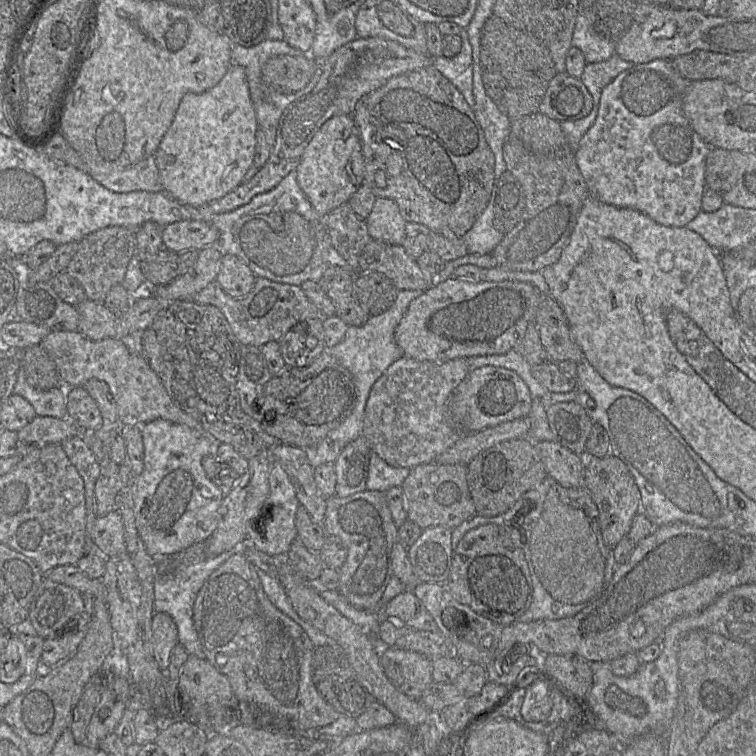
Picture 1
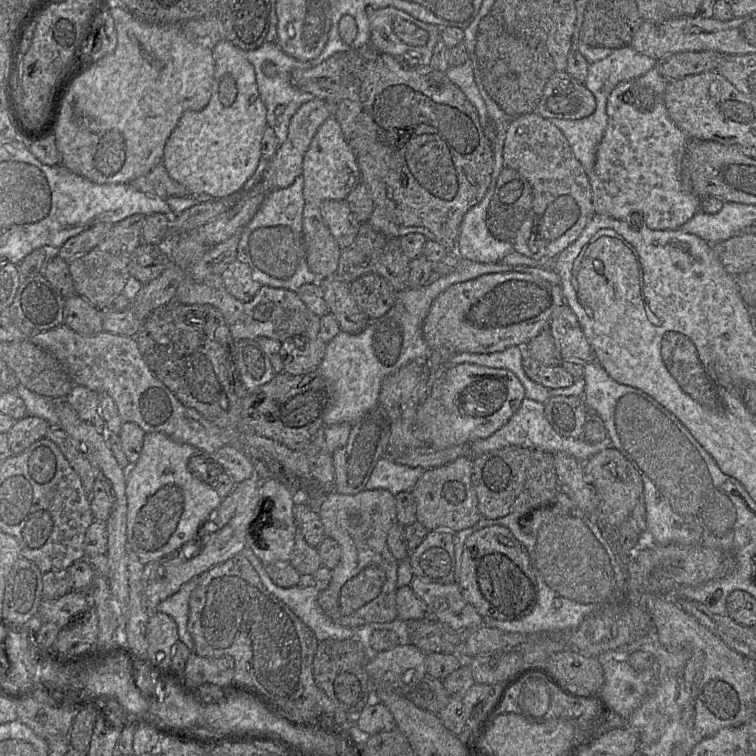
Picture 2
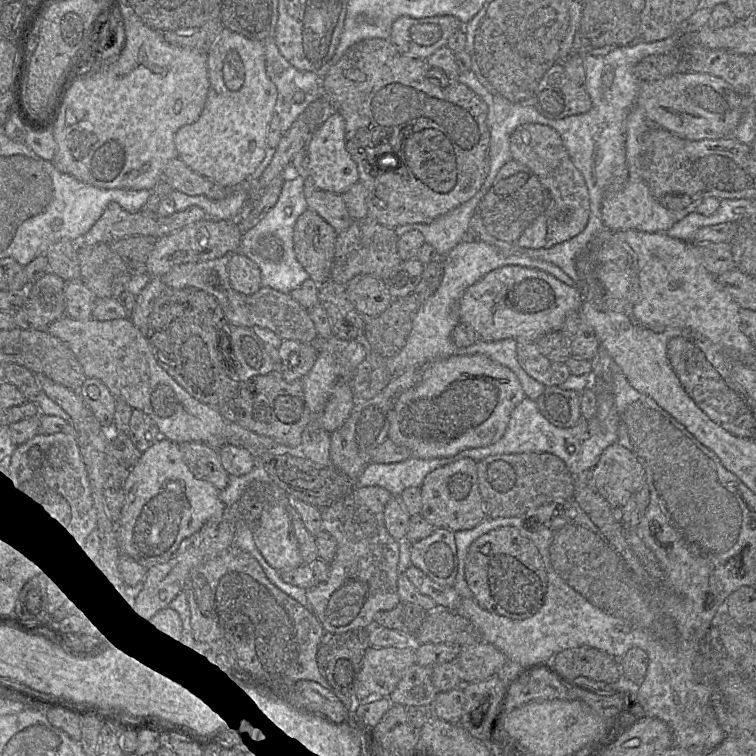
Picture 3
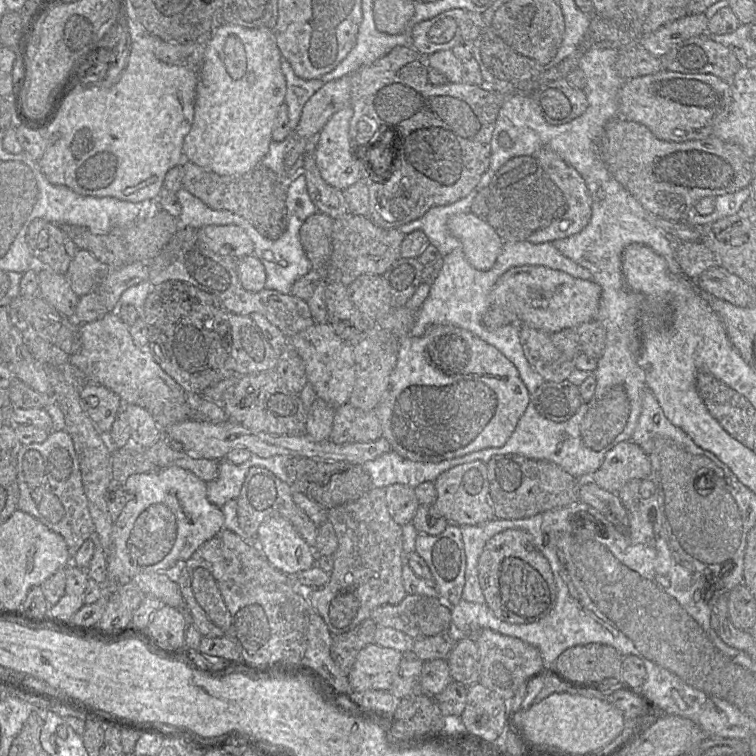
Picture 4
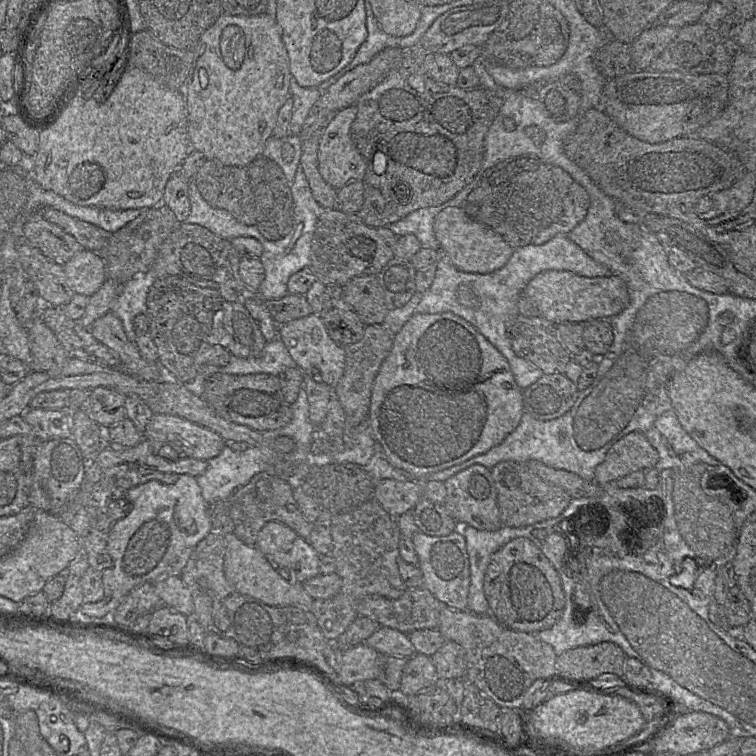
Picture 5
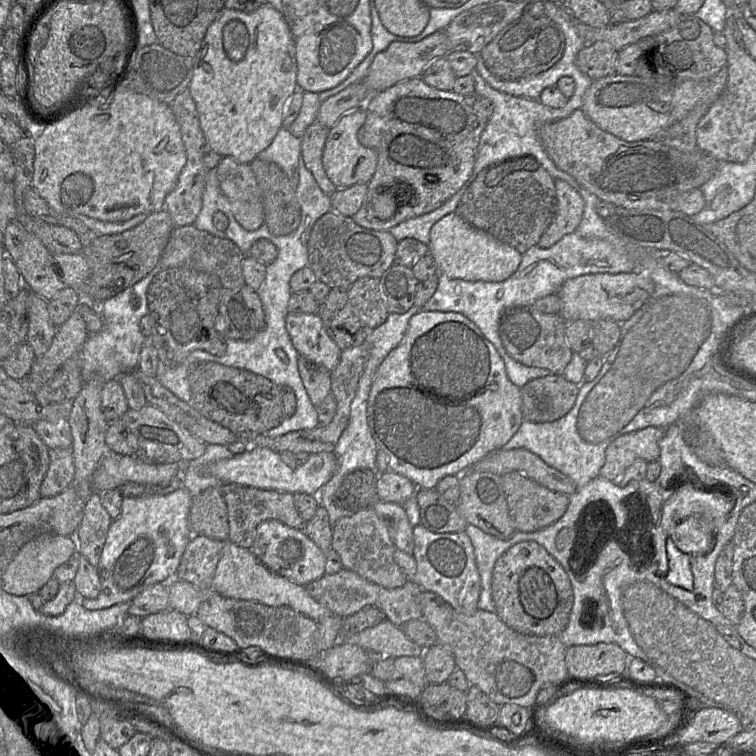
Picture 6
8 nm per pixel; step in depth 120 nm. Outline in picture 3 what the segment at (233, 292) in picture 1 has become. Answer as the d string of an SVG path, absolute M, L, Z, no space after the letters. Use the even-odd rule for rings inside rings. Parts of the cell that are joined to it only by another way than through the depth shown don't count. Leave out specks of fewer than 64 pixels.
M240 252L230 255L229 280L232 288L245 295L252 295L262 288L259 266Z

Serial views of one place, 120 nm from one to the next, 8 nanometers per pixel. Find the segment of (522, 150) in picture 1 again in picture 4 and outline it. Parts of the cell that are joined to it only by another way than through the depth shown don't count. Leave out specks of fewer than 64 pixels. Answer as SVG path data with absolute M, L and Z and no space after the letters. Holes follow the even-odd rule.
M541 147L533 157L538 160L543 170L557 186L555 195L559 210L557 219L553 220L549 226L532 233L526 241L531 244L551 243L579 233L587 226L592 214L590 193L582 176L548 147Z

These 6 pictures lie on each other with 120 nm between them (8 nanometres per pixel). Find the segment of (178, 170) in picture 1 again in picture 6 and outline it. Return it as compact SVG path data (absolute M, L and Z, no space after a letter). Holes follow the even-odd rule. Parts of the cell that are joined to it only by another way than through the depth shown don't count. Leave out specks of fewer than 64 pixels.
M265 3L252 12L243 12L234 9L224 8L217 18L209 25L205 33L200 51L194 58L193 77L189 84L189 92L195 101L199 116L199 122L203 131L206 145L222 157L232 157L242 164L250 164L260 152L265 150L273 141L274 137L282 128L282 122L286 106L298 87L297 81L297 60L295 55L295 45L291 31L283 17L282 12L274 9Z

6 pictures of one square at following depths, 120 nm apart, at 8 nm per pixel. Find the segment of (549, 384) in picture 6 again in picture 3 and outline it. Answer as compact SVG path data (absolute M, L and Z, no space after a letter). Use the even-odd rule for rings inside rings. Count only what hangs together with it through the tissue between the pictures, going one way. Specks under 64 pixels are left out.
M547 386L535 402L542 416L559 428L573 427L581 417L580 392L574 390Z

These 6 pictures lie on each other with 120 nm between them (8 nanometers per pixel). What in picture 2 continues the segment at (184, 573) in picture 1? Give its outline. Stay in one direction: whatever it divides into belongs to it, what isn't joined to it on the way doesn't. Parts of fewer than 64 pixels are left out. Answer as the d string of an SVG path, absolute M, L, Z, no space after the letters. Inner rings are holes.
M198 577L190 579L173 595L160 602L156 611L163 612L173 618L178 626L179 640L194 651L193 638L188 630L189 598L198 582Z

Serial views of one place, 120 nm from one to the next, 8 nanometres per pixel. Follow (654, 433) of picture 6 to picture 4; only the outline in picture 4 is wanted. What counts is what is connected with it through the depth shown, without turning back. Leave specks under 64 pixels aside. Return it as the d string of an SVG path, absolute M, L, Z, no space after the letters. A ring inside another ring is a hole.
M631 440L621 441L604 456L602 465L589 480L611 493L618 491L630 480L650 478L651 463L643 449Z

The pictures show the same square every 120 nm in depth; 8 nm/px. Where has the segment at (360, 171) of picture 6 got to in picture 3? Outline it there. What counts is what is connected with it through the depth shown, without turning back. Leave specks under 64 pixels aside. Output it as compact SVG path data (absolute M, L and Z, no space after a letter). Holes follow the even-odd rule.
M332 111L327 119L316 129L306 148L306 177L310 176L321 190L342 195L359 181L355 161L346 149L345 120L337 111Z

